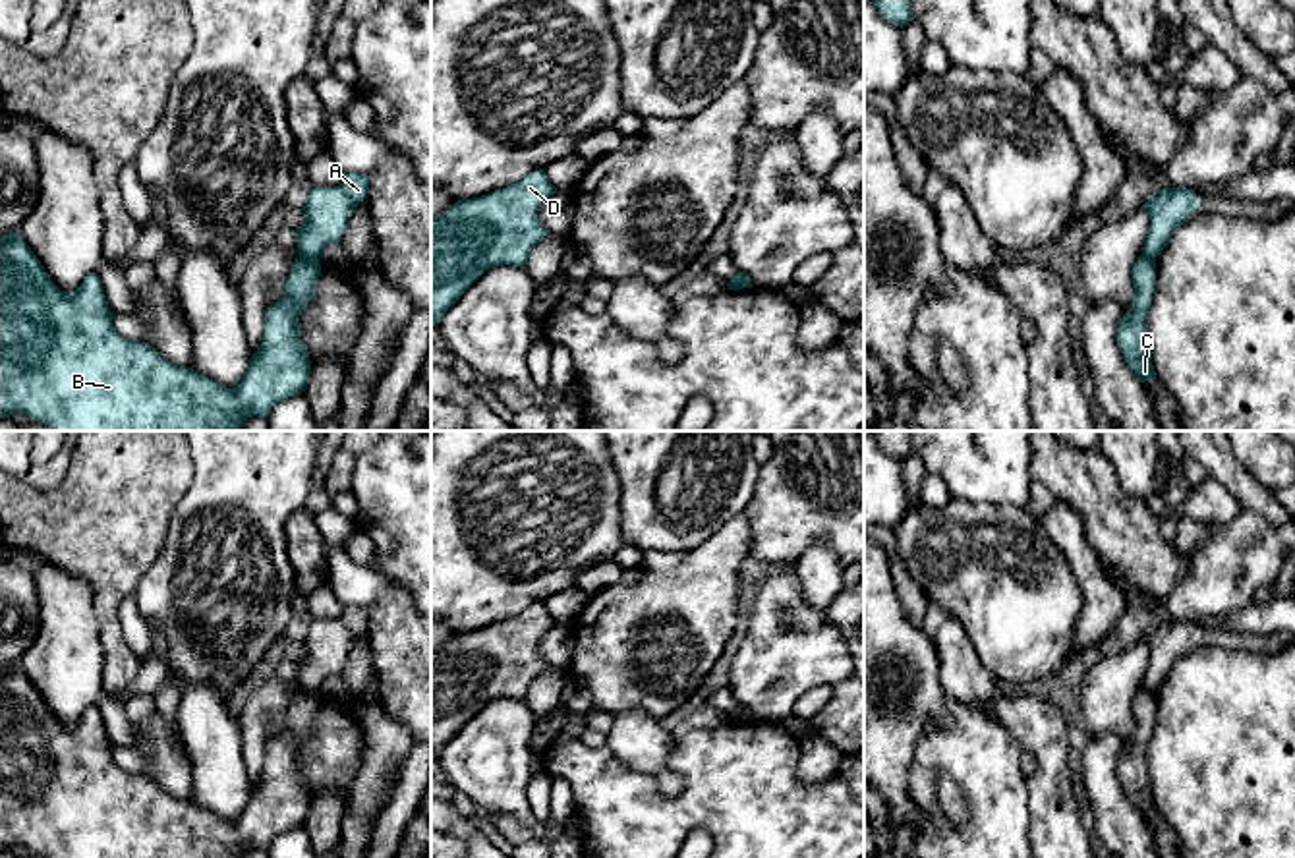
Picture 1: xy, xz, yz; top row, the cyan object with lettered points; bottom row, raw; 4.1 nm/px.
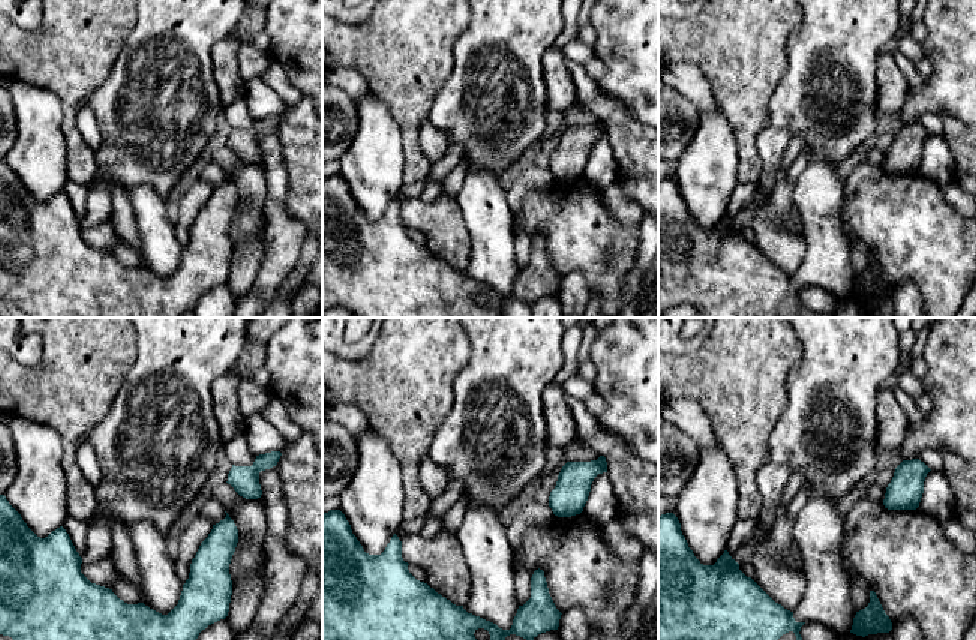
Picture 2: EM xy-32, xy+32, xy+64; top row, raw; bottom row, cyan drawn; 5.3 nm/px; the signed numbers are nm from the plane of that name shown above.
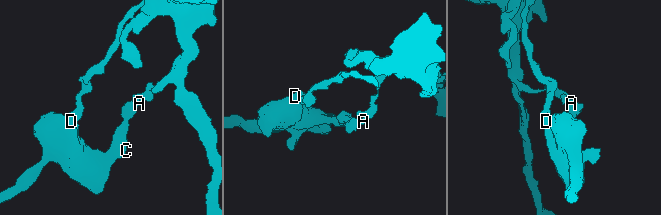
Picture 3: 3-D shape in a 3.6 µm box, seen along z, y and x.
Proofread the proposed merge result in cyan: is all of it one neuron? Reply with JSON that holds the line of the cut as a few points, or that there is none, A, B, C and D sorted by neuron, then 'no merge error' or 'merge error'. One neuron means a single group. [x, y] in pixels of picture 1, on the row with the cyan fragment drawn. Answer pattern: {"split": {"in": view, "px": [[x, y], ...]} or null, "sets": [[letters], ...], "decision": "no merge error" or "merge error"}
{"split": {"in": "xy", "px": [[300, 256], [317, 259]]}, "sets": [["A"], ["B", "C", "D"]], "decision": "merge error"}

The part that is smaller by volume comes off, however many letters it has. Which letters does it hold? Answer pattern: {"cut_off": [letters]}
{"cut_off": ["A"]}

